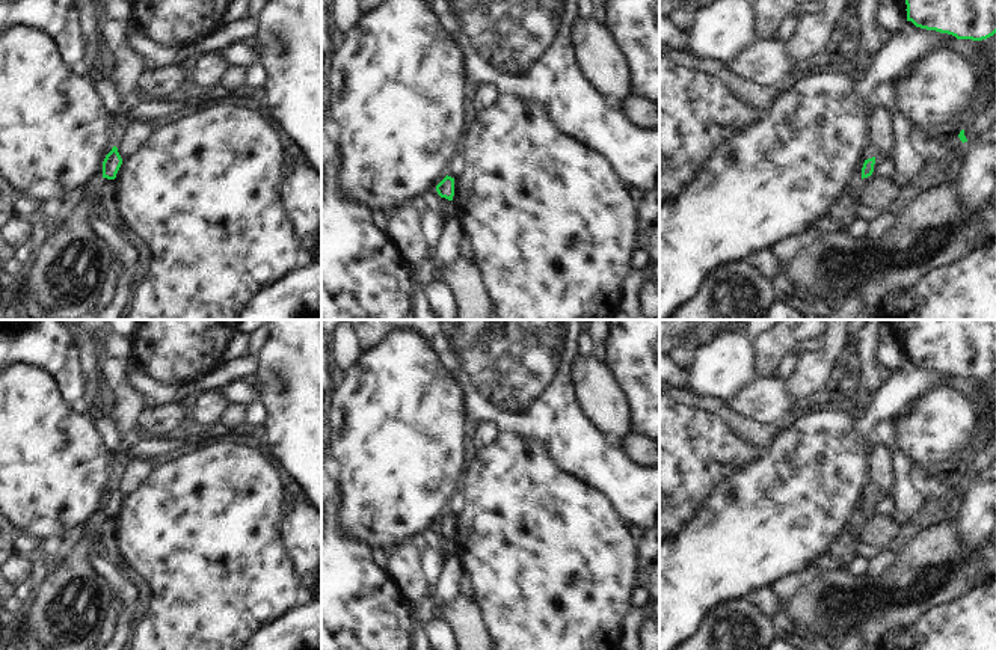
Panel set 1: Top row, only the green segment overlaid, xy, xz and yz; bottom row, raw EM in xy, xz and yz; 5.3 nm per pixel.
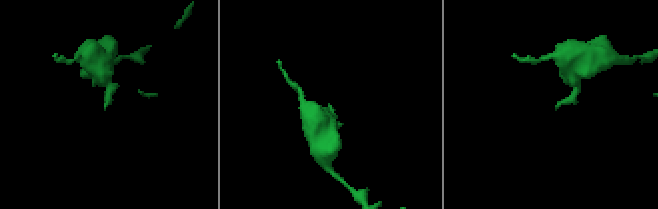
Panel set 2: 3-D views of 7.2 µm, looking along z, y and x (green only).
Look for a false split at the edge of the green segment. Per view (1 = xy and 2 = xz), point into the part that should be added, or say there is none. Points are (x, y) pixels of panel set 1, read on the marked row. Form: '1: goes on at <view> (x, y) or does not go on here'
1: does not go on here
2: does not go on here

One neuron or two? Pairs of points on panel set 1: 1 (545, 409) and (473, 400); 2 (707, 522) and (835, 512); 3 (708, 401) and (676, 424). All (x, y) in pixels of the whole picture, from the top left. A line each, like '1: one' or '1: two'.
1: one
2: one
3: two

